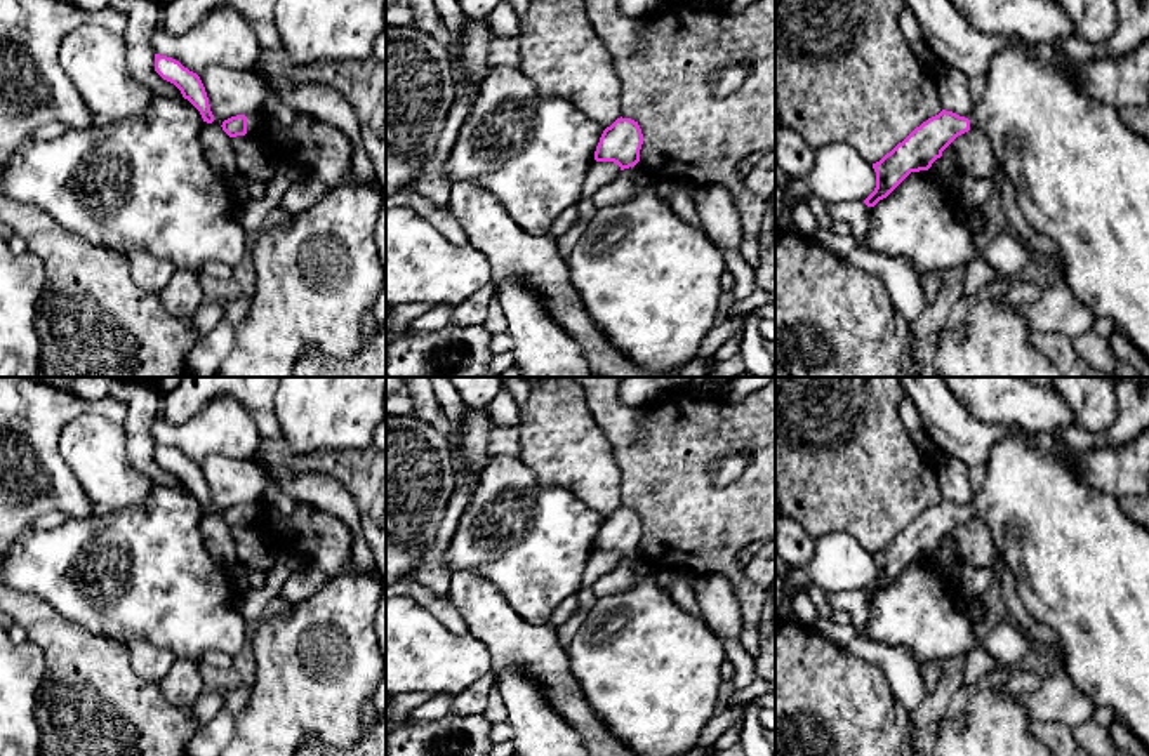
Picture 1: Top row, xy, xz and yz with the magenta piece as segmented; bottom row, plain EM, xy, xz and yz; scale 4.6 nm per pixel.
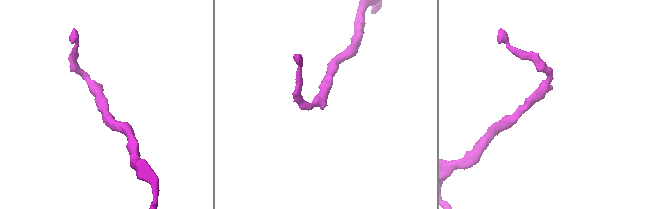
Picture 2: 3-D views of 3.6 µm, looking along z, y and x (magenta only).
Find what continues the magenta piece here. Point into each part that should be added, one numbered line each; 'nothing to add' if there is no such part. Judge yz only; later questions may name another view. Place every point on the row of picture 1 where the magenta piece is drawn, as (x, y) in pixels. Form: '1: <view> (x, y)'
1: yz (1082, 178)

